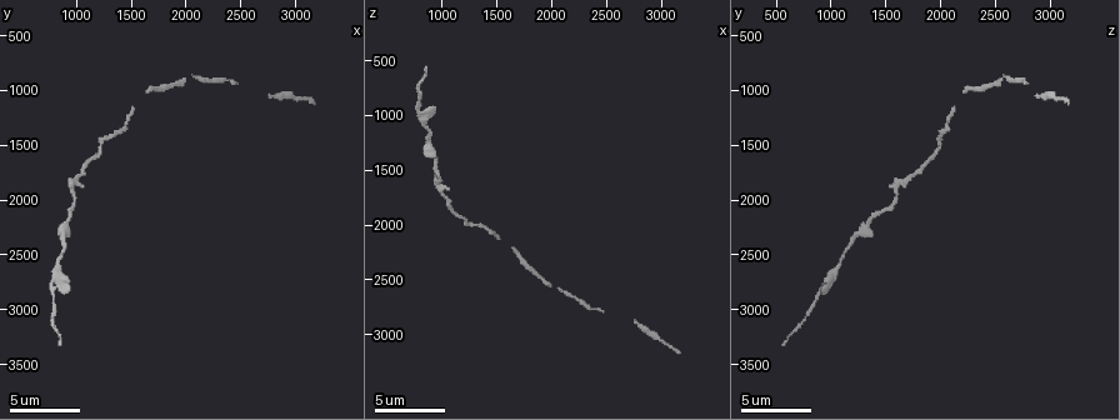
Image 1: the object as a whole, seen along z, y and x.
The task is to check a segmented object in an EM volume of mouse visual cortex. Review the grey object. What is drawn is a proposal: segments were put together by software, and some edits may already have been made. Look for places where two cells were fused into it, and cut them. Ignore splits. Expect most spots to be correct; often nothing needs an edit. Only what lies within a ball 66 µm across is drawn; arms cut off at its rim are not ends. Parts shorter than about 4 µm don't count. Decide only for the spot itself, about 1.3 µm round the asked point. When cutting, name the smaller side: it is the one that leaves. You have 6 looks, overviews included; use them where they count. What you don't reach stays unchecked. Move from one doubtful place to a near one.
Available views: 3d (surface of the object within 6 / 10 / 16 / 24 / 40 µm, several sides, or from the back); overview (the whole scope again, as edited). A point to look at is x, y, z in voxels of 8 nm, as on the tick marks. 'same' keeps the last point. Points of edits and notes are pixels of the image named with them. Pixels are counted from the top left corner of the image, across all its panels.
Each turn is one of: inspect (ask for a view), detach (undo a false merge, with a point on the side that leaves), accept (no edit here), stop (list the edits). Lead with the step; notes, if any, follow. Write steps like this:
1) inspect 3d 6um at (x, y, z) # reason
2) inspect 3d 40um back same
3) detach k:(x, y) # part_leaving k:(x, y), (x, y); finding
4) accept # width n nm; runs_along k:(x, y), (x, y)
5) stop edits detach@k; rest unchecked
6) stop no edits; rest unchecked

inspect 3d 10um at (880, 2340, 1200) # sudden change in width

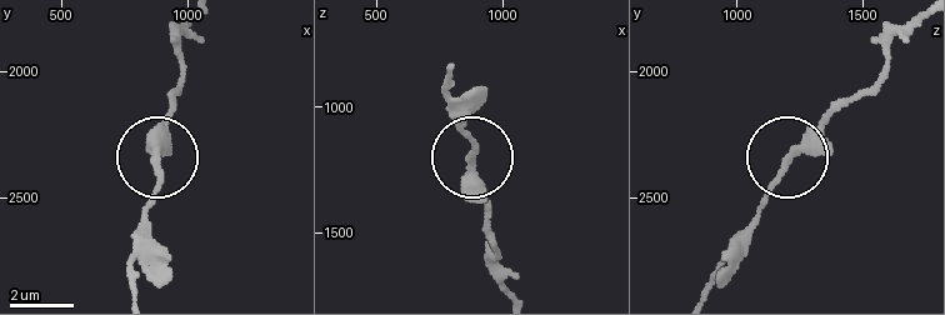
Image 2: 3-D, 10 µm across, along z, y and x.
accept # width 310 nm; runs_along 2:(189, 24), (156, 160), (149, 246); continuous, no second cell

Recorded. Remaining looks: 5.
inspect 3d 16um at (2120, 880, 2620) # calibre changes

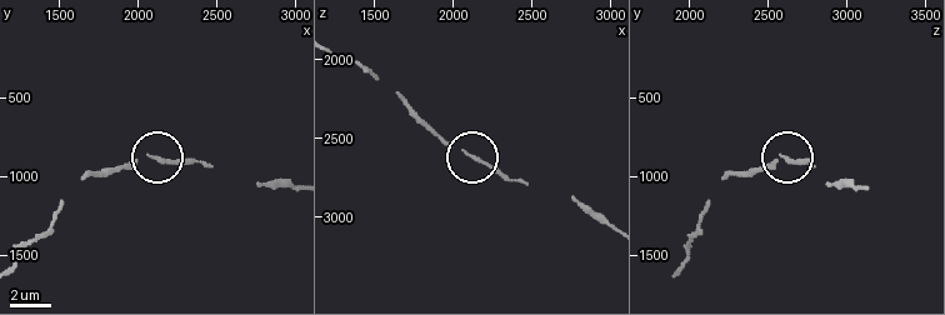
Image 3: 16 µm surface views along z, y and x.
accept # runs_along 3:(344, 58), (368, 68), (448, 144), (521, 183); continuous, no second cell

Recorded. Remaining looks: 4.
inspect 3d 6um at (2780, 1040, 2900) # sudden change in width

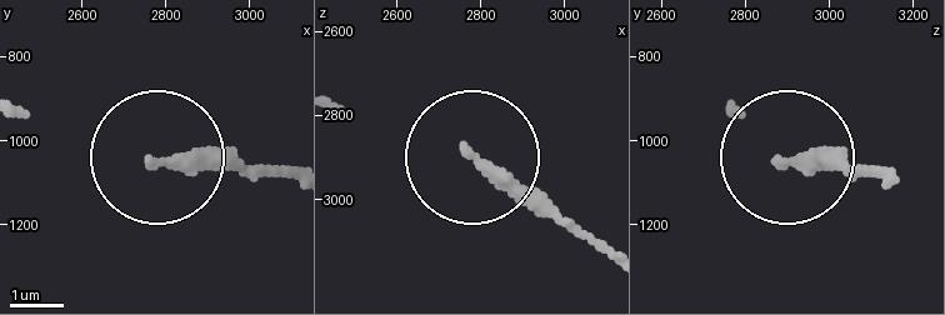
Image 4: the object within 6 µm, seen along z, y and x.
accept # width 190 nm; all the same cell

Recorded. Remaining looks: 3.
stop no edits; rest unchecked

